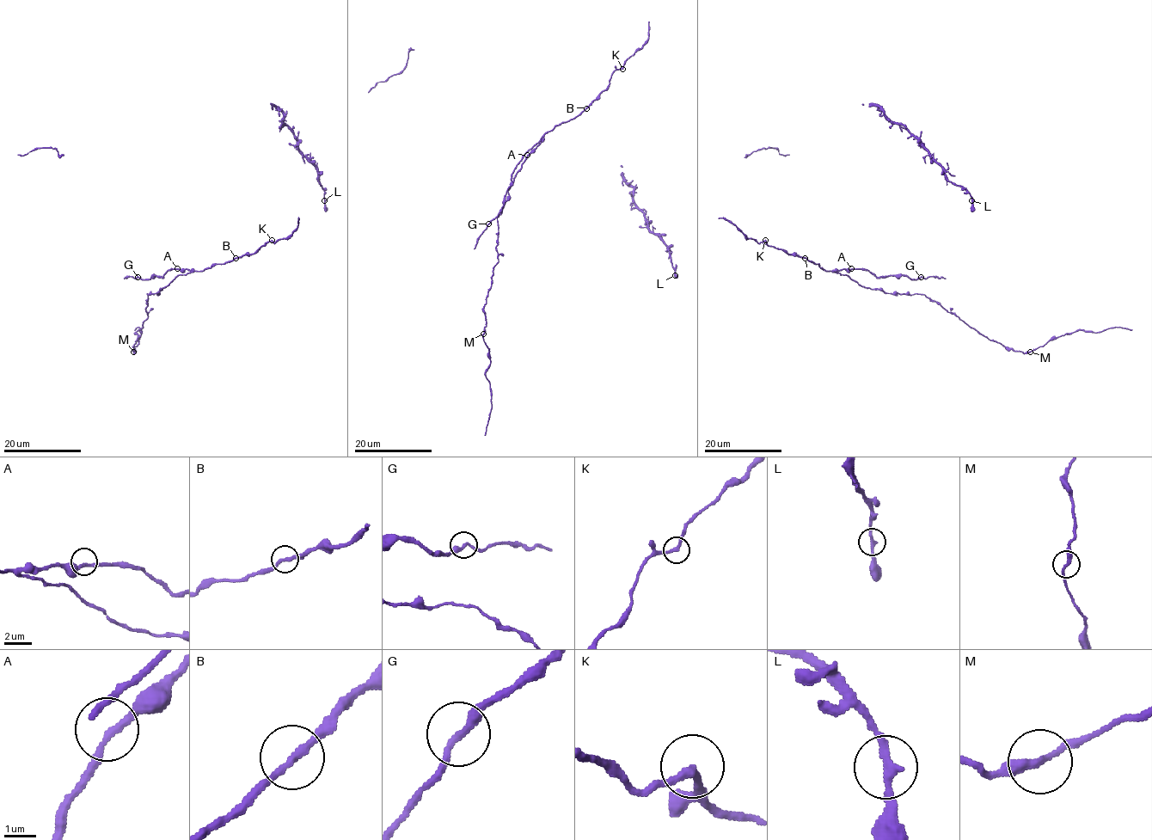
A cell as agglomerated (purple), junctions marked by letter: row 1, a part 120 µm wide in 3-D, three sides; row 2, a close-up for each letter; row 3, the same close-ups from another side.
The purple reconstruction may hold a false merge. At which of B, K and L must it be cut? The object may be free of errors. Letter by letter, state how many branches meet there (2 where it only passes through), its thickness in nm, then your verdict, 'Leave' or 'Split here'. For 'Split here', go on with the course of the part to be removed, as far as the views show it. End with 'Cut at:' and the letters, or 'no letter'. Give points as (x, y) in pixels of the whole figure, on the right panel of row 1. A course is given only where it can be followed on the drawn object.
B: Branches: 2. Thickness 240 nm. Leave
K: Branches: 2. Thickness 240 nm. Leave
L: Branches: 2. Thickness 240 nm. Leave
Cut at: no letter

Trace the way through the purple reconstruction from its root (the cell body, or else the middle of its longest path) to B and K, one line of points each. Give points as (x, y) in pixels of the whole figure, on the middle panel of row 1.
B: (544, 134), (556, 125), (574, 119), (586, 108)
K: (544, 134), (556, 125), (574, 119), (607, 88), (611, 74), (622, 69)

